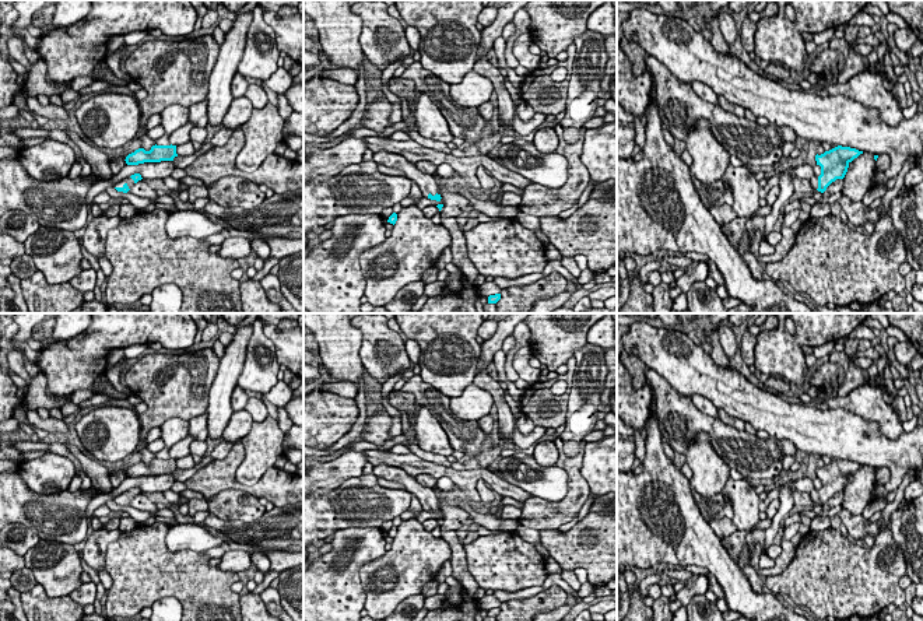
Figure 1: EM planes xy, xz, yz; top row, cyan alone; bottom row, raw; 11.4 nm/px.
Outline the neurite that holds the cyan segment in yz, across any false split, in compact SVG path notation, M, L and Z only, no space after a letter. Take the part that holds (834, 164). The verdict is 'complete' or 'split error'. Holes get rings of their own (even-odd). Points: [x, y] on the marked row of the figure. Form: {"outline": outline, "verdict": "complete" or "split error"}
{"outline": "M842 145L825 151L821 155L817 154L815 161L821 166L821 175L810 179L811 186L824 193L832 182L845 178L849 164L860 154L863 151Z", "verdict": "split error"}

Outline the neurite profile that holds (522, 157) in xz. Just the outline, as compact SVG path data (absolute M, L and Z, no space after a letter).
M516 138L501 144L498 157L503 159L505 168L522 175L533 183L557 189L568 179L568 161L557 152L540 152L533 141Z

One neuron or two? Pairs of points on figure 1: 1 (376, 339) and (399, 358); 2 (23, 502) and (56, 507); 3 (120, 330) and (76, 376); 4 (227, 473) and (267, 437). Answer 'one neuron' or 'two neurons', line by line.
1: one neuron
2: one neuron
3: one neuron
4: two neurons

